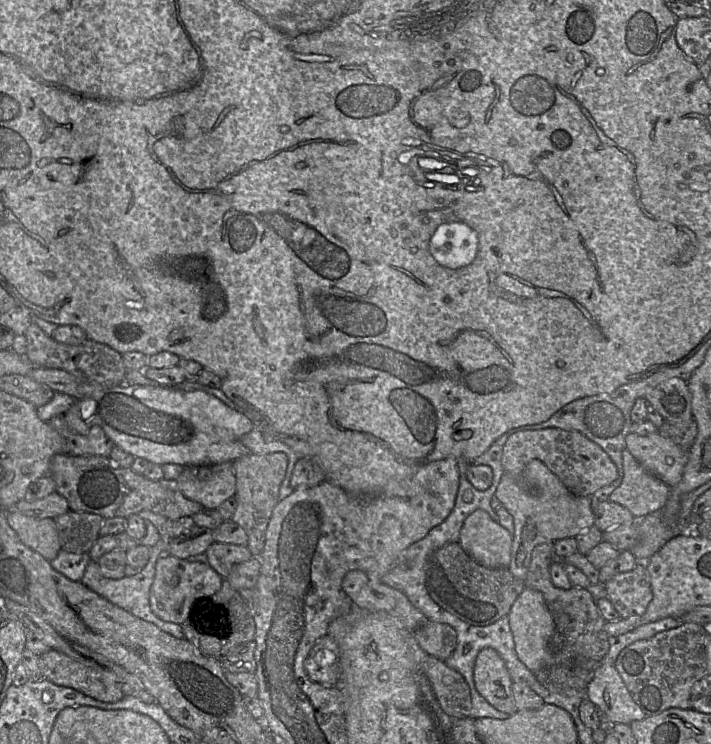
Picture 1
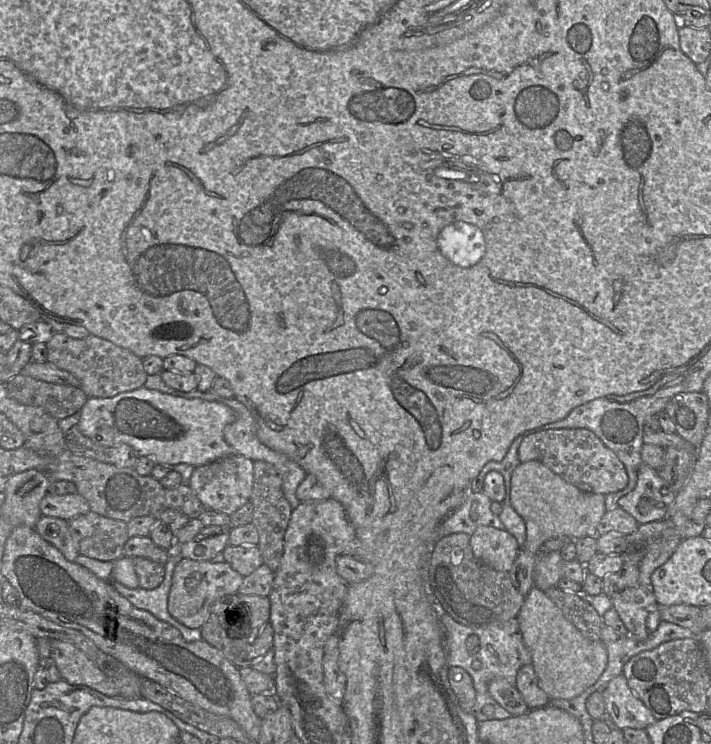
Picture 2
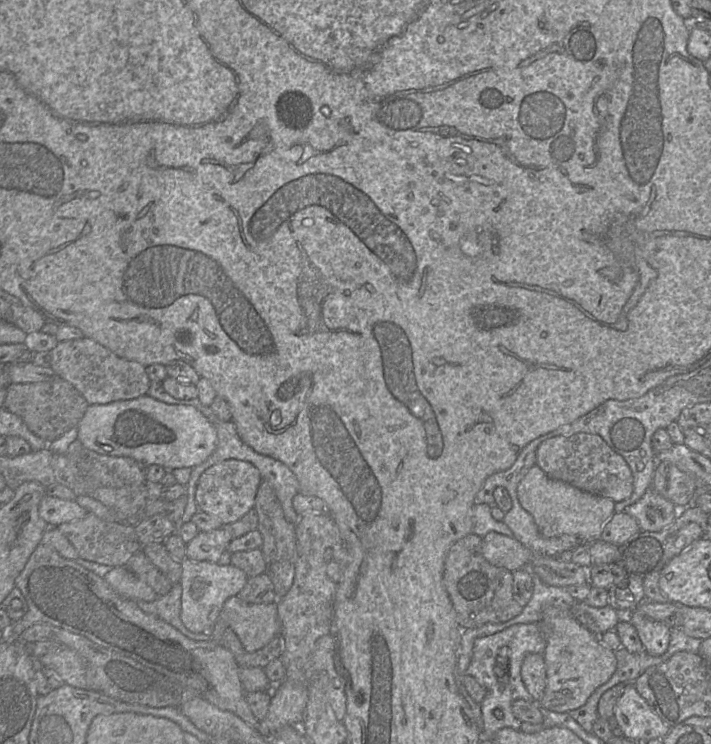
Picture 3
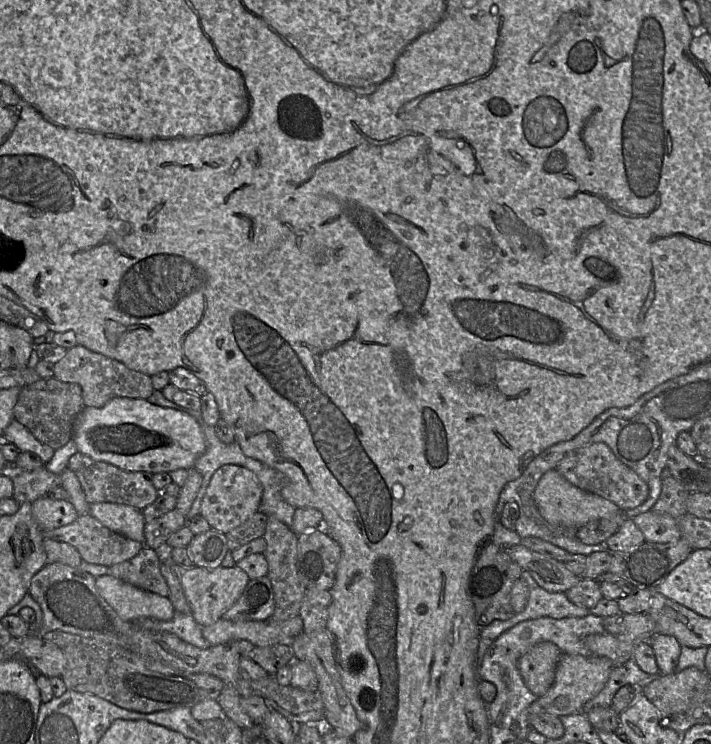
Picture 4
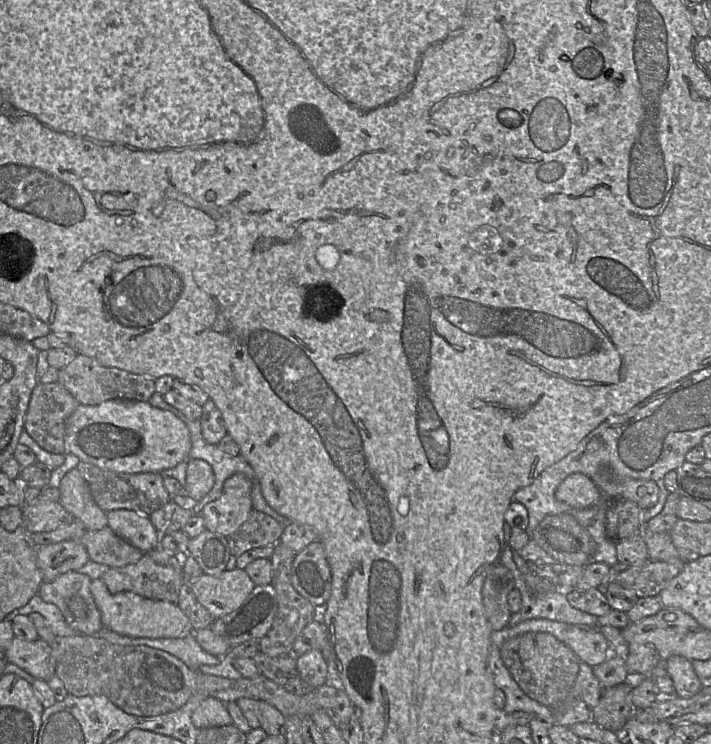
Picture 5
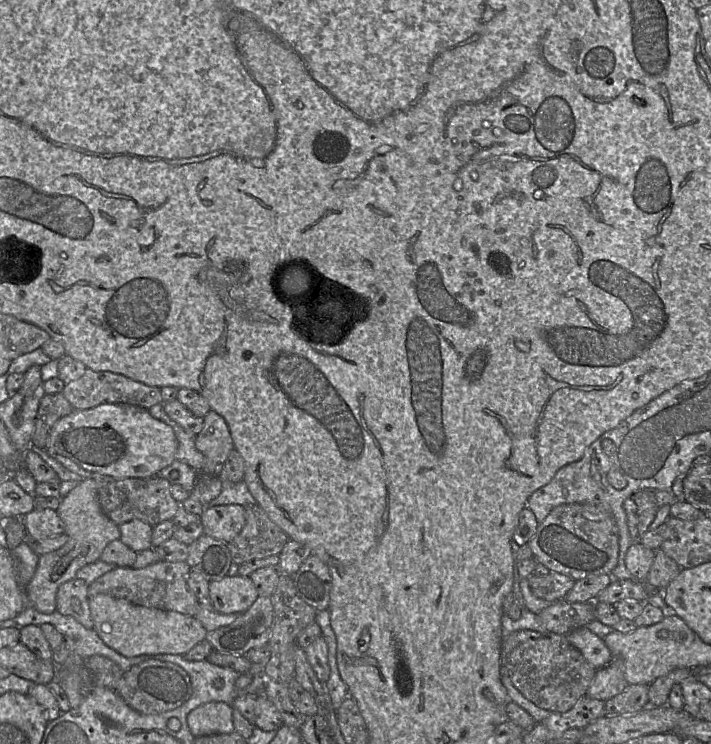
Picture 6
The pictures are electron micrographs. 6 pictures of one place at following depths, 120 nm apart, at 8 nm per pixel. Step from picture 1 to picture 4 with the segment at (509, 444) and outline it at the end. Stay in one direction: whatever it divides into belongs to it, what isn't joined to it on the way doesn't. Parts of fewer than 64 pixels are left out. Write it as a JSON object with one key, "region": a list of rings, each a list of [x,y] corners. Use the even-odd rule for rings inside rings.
{"region":[[[596,442],[573,450],[558,462],[555,470],[576,487],[613,502],[622,511],[643,504],[649,495],[647,483],[621,462],[605,443]]]}

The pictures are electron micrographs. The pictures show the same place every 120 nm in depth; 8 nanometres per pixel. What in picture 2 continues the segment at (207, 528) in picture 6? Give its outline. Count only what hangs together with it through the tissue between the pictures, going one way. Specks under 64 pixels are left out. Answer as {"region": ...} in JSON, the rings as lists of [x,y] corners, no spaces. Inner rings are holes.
{"region":[[[232,454],[221,460],[196,467],[188,482],[205,509],[232,515],[240,507],[250,502],[254,480],[254,461]]]}

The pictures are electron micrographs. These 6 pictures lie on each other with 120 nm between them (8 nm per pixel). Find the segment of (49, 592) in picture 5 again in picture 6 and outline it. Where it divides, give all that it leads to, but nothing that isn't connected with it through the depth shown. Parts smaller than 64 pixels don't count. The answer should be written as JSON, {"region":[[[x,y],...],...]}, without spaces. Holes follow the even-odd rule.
{"region":[[[74,578],[59,586],[56,594],[56,611],[73,617],[86,629],[93,629],[94,623],[89,609],[89,585]]]}

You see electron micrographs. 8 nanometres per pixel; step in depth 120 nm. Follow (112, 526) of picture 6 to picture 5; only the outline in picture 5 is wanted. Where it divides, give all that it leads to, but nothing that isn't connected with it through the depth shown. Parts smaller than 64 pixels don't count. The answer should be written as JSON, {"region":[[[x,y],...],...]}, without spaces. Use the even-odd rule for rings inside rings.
{"region":[[[77,468],[62,478],[59,486],[61,505],[89,530],[108,526],[106,512],[95,503],[89,486]],[[73,540],[37,547],[37,559],[43,582],[51,582],[69,571],[78,571],[90,560],[85,546]]]}

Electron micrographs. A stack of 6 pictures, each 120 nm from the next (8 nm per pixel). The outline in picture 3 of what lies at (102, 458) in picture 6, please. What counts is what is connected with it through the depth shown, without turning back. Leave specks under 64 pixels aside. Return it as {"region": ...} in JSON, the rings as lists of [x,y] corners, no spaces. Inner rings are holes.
{"region":[[[143,395],[130,400],[118,400],[109,404],[89,405],[78,424],[78,438],[88,449],[113,457],[129,457],[146,467],[159,465],[167,470],[194,468],[206,461],[218,446],[215,426],[192,405],[173,405]]]}

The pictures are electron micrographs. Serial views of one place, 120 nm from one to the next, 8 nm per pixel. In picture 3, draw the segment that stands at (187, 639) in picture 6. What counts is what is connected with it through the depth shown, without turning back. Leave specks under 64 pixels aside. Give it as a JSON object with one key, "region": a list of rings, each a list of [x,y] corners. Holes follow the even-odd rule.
{"region":[[[126,566],[114,567],[103,578],[115,592],[135,601],[152,602],[158,598],[154,590]]]}

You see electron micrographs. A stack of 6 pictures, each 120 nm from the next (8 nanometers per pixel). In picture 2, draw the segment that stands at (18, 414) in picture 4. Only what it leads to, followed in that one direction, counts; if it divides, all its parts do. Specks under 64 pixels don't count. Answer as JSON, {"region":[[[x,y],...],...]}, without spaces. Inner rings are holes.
{"region":[[[22,373],[5,386],[20,404],[39,407],[58,421],[78,413],[88,400],[79,387],[48,383]]]}

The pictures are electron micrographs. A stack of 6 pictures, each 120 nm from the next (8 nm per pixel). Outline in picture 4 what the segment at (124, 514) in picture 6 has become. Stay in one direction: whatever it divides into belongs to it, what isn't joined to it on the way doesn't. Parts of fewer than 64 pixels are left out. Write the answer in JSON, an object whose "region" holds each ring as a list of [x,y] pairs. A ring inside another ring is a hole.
{"region":[[[79,451],[70,458],[68,468],[79,479],[89,504],[101,502],[117,503],[142,511],[152,504],[159,495],[159,491],[153,485],[153,474],[149,472],[125,471],[112,464],[94,460]]]}

